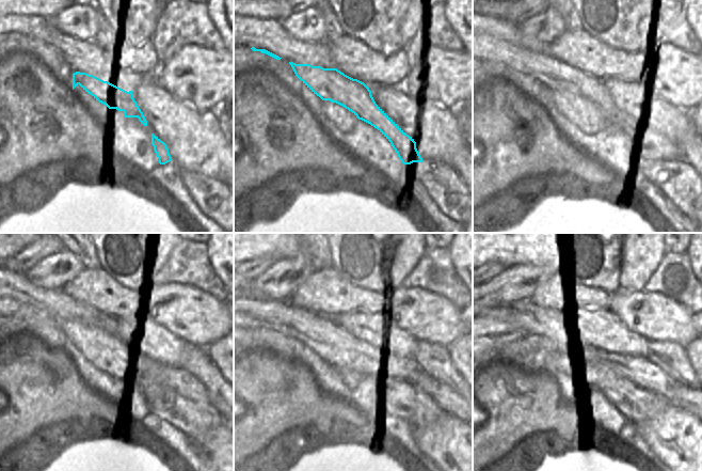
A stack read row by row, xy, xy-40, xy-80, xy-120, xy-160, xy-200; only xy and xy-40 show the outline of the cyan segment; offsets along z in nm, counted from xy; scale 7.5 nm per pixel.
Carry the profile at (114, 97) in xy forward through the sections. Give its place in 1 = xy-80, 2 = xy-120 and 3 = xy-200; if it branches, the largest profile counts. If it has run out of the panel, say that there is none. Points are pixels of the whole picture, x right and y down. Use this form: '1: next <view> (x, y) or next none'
1: next xy-80 (557, 76)
2: next xy-120 (59, 304)
3: next xy-200 (689, 399)

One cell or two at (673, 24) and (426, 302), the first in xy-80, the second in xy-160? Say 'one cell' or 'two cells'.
two cells

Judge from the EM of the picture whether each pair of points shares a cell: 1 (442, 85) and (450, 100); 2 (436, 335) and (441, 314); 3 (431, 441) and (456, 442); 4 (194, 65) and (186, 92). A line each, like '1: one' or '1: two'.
1: one
2: one
3: one
4: one

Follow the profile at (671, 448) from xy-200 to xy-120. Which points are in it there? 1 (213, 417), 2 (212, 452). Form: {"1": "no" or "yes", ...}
{"1": "no", "2": "yes"}

